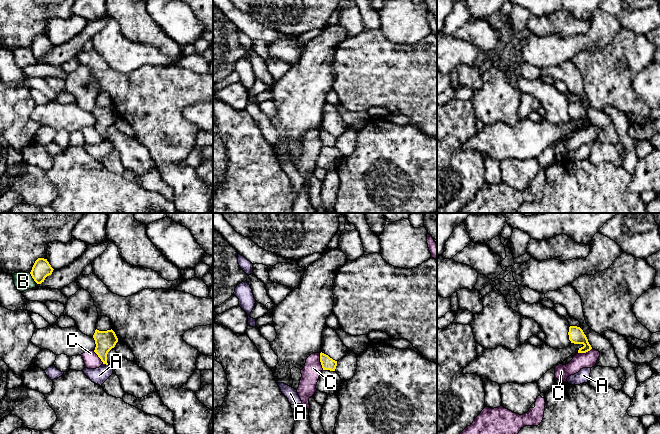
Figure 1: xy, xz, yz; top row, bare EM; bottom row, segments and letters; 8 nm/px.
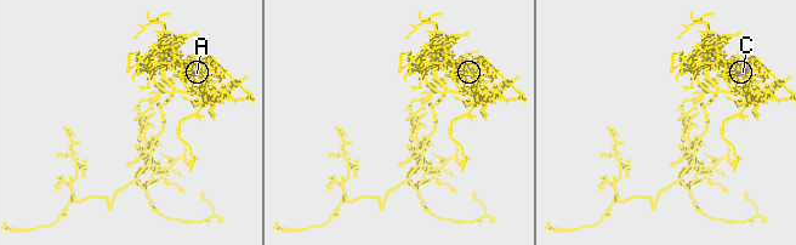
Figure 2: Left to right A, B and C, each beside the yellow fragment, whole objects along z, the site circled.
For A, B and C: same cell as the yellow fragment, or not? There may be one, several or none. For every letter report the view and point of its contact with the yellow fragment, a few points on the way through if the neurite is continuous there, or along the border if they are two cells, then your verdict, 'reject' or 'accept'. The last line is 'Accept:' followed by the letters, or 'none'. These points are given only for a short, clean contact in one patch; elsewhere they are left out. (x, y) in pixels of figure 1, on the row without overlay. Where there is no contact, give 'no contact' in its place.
A: contact xy (105, 139); border xy (103, 139), (107, 141); reject
B: contact xy (32, 53); reject
C: contact xz (320, 137); border xz (319, 129), (319, 137), (323, 145); reject
Accept: none

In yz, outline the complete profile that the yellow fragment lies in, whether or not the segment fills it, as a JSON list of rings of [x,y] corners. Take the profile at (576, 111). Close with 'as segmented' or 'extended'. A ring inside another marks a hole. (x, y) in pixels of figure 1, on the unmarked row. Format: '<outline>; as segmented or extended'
[[[570,102],[568,111],[571,119],[584,121],[583,123],[579,124],[578,129],[586,129],[592,125],[586,111],[580,103]]]; as segmented

